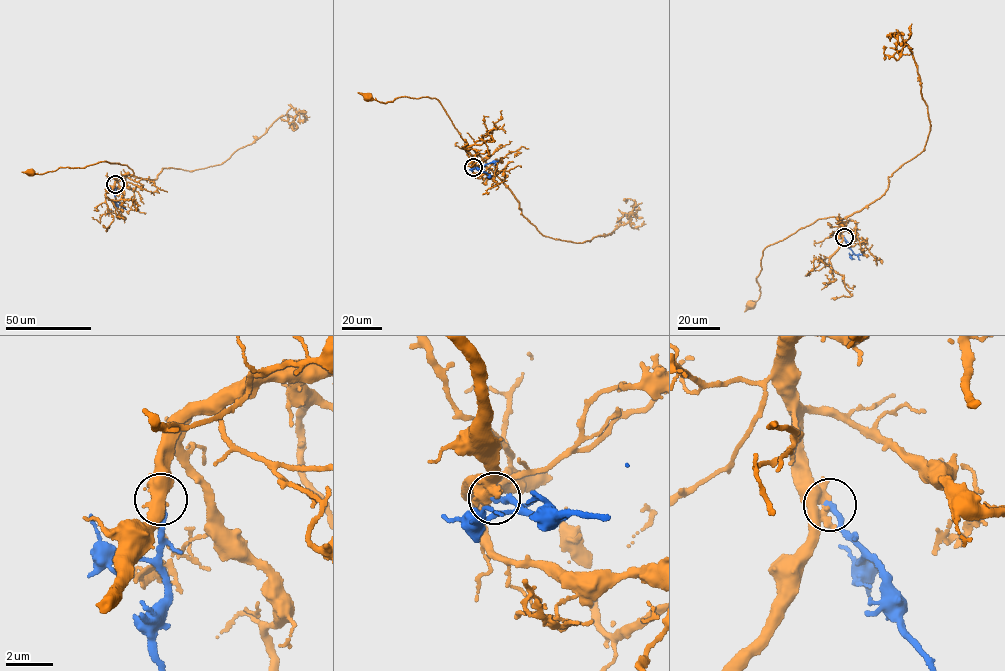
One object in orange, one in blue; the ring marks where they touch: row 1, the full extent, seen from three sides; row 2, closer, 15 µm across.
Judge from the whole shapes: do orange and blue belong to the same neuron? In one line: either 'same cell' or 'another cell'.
same cell

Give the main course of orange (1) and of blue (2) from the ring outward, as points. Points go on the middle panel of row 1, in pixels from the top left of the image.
1: (473, 167), (484, 165), (485, 161), (467, 146), (438, 100), (402, 96), (385, 103), (369, 97)
2: (473, 167), (482, 169), (498, 160)

